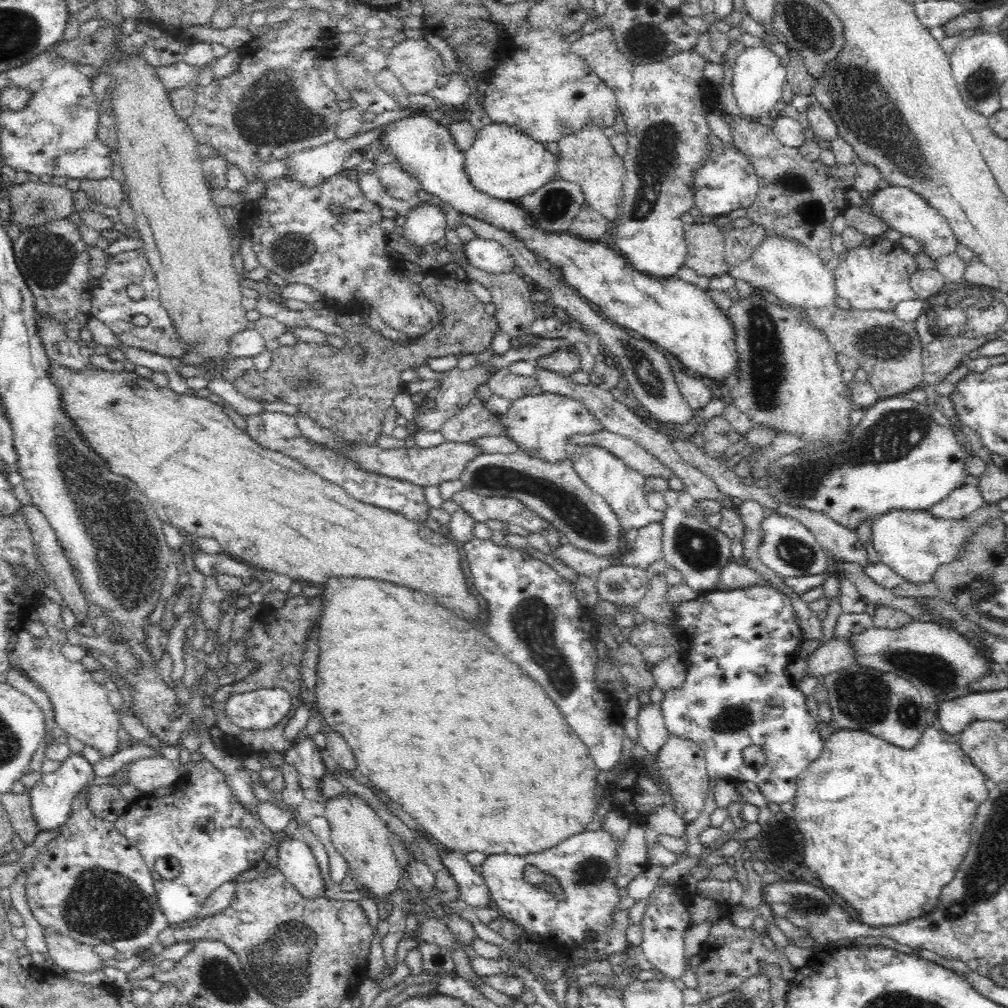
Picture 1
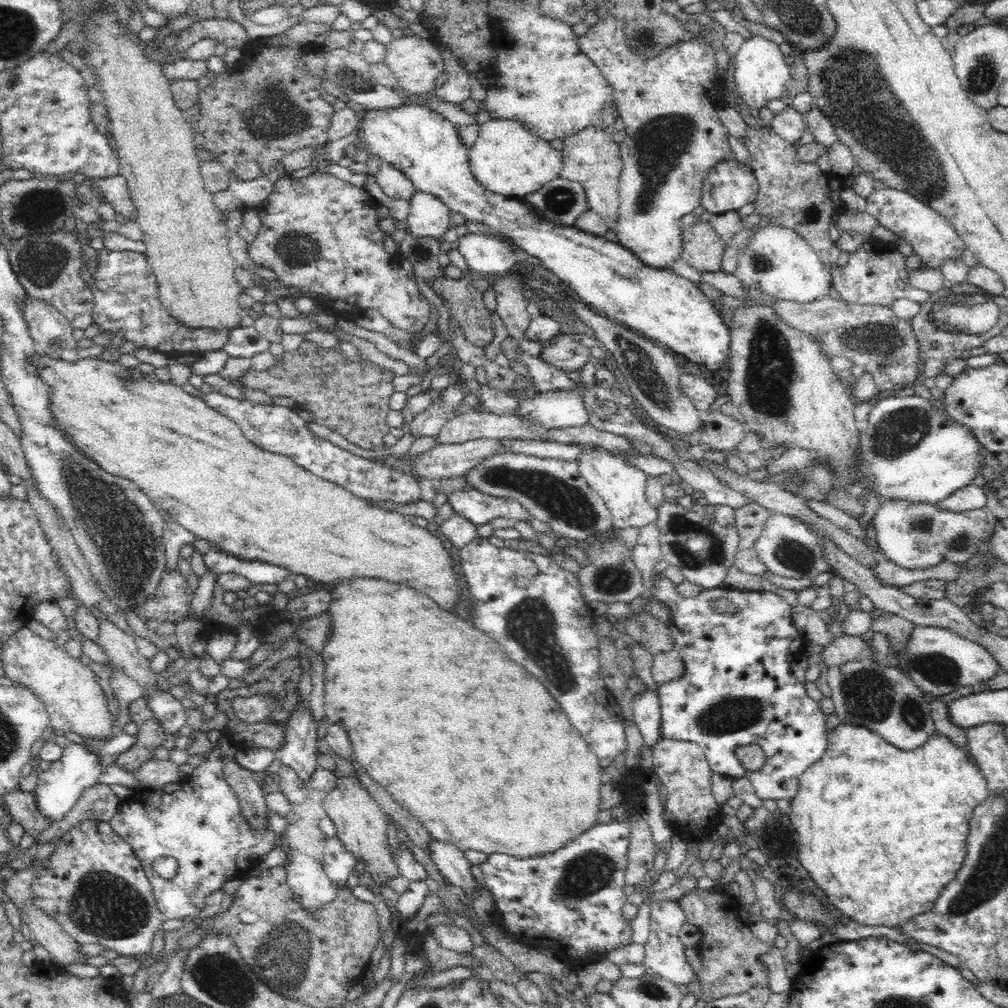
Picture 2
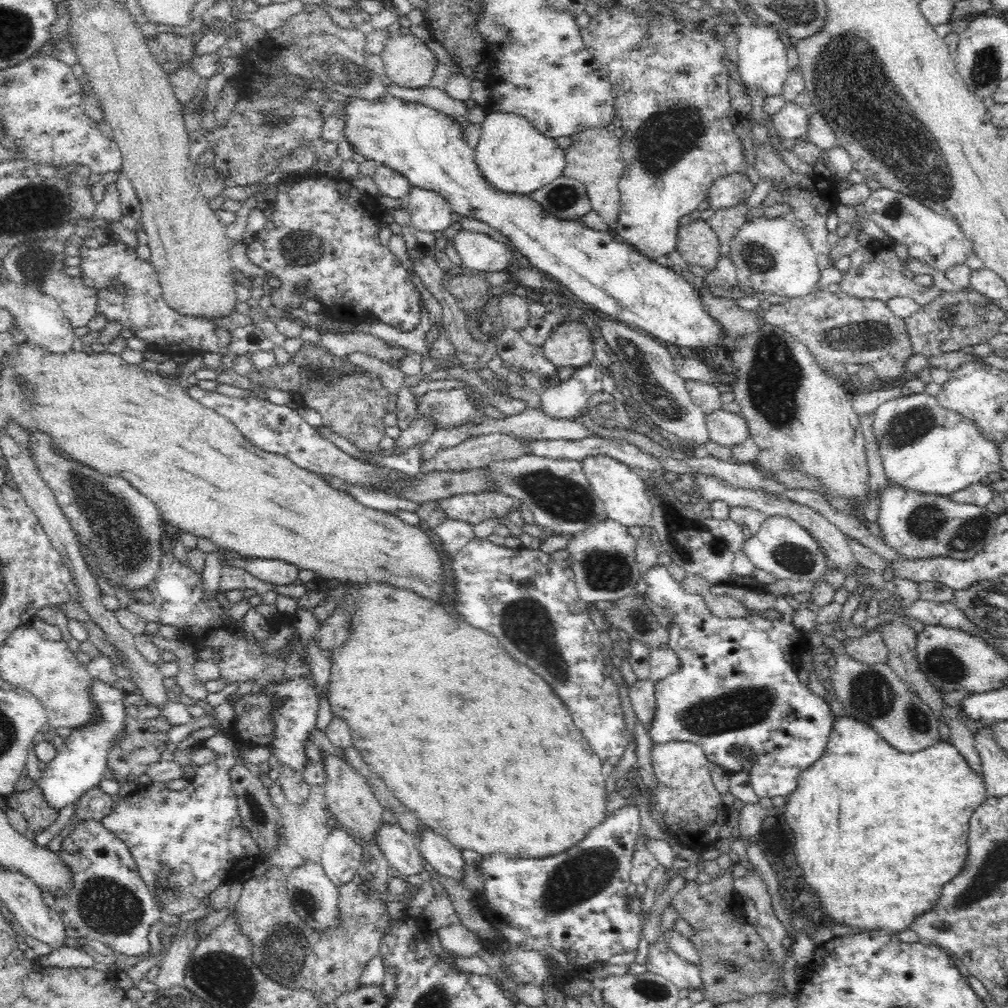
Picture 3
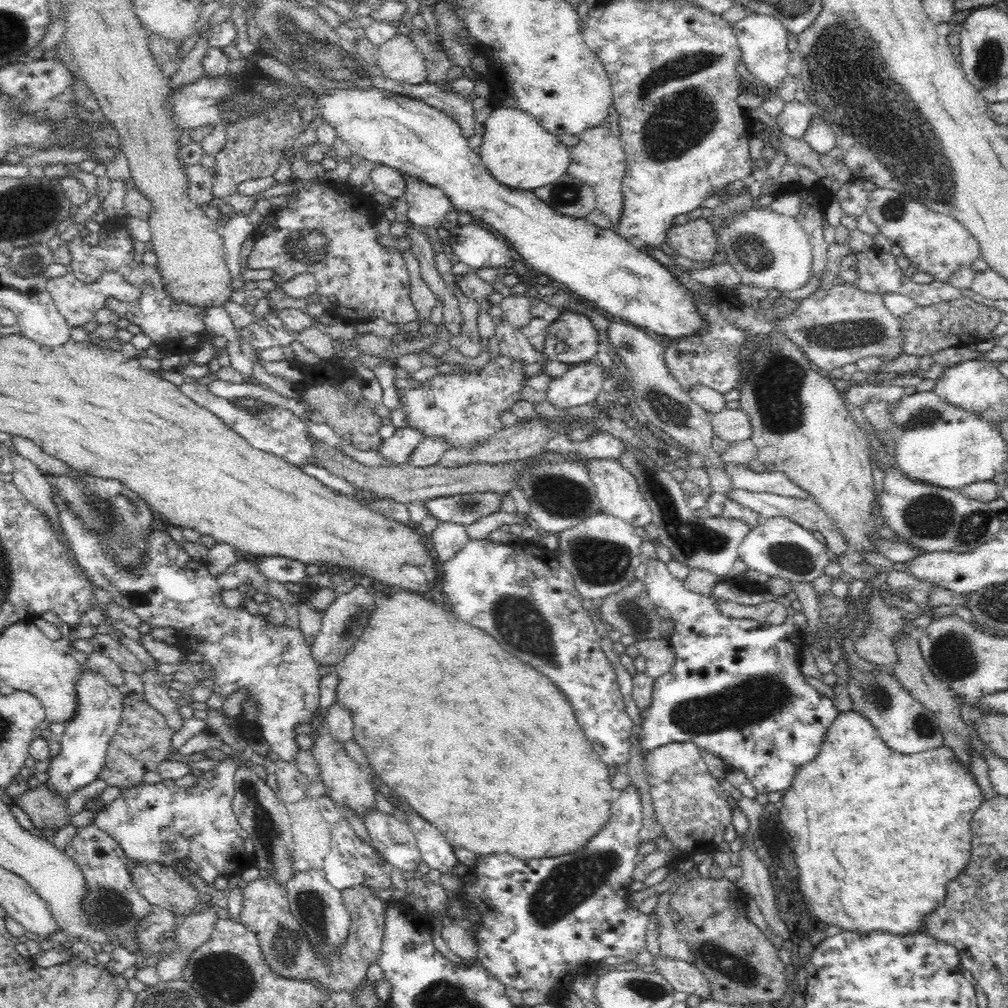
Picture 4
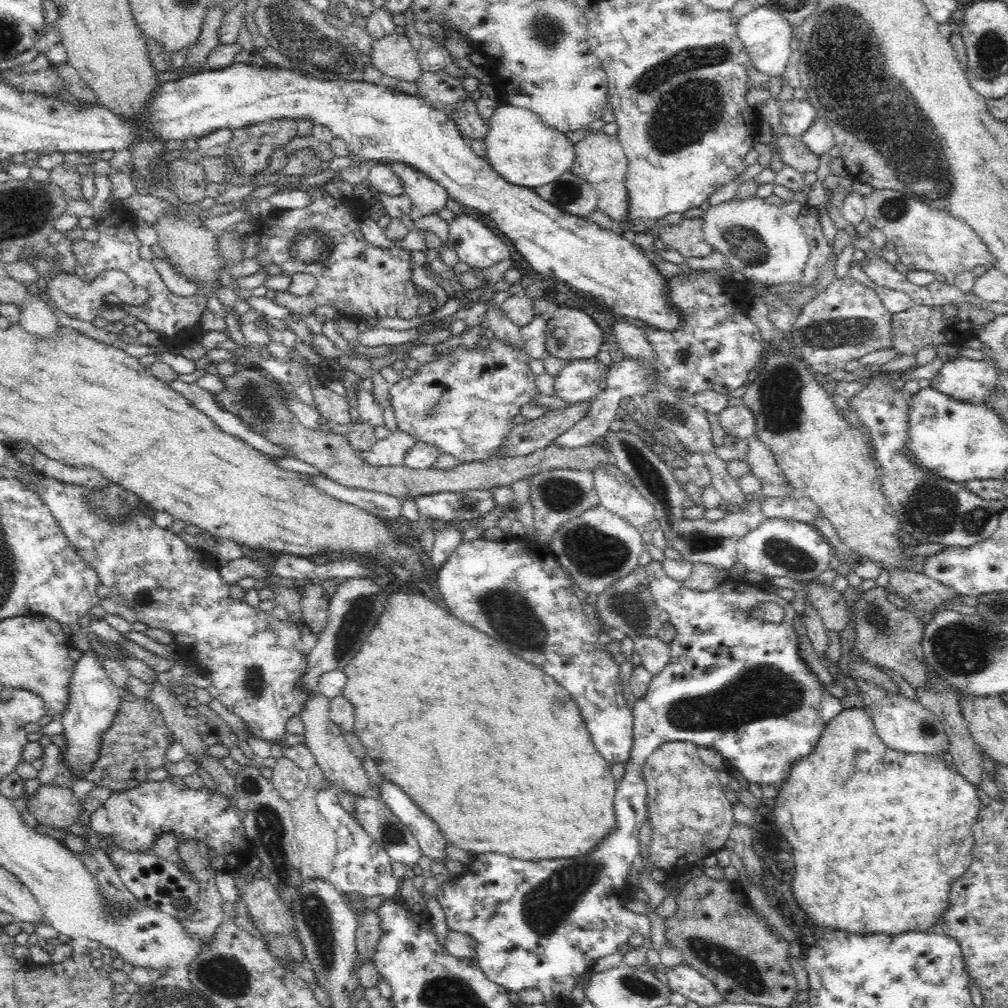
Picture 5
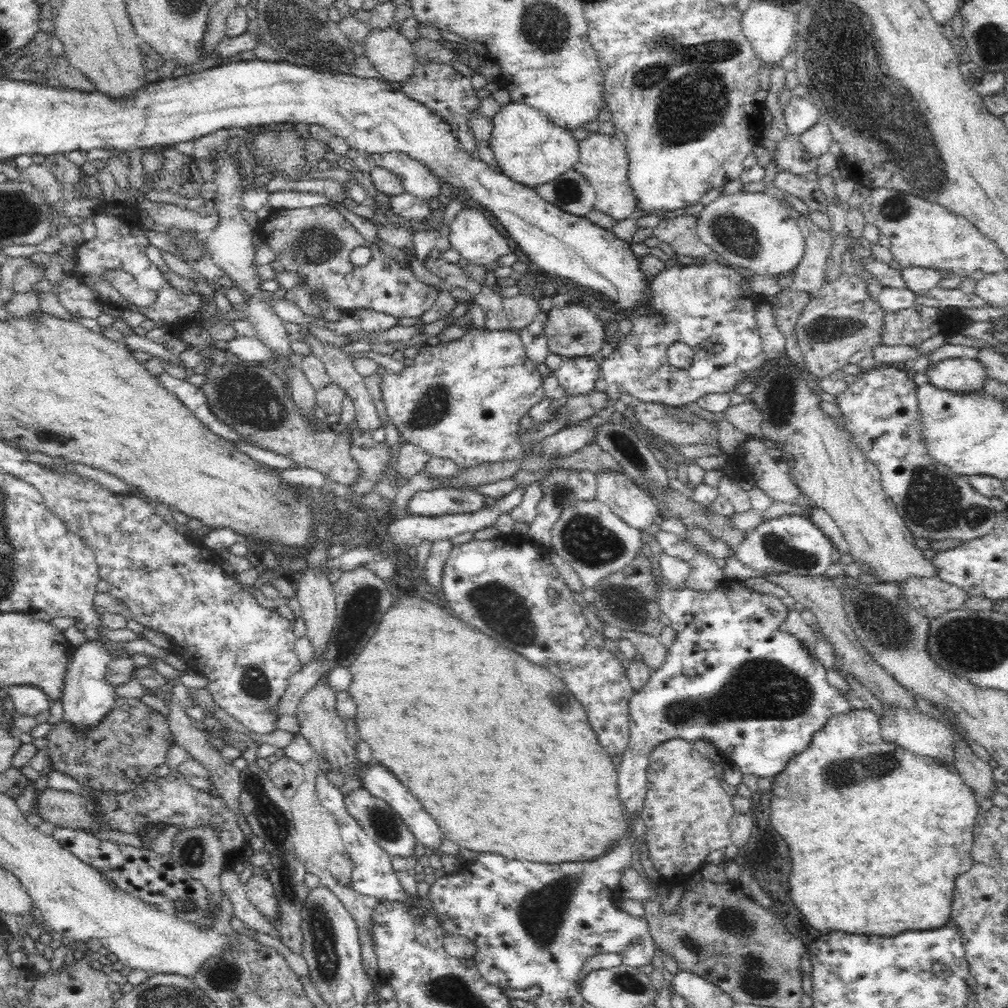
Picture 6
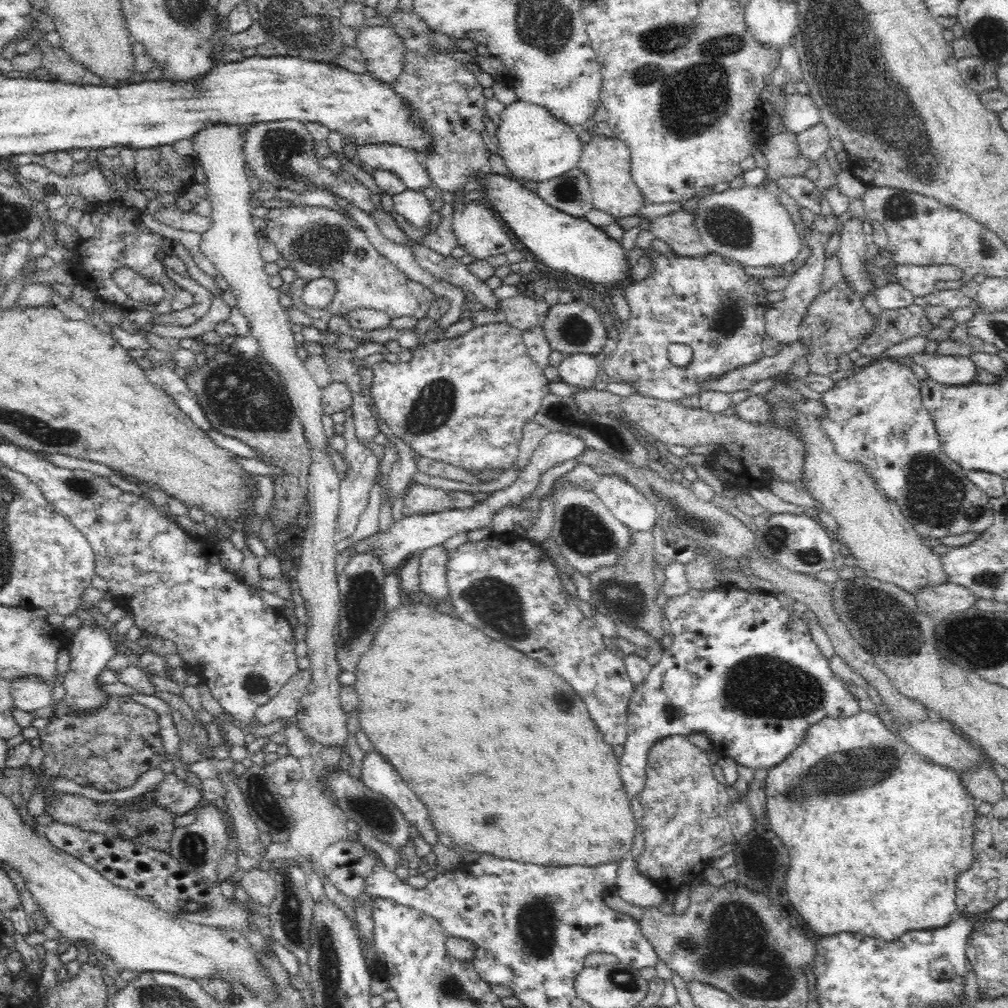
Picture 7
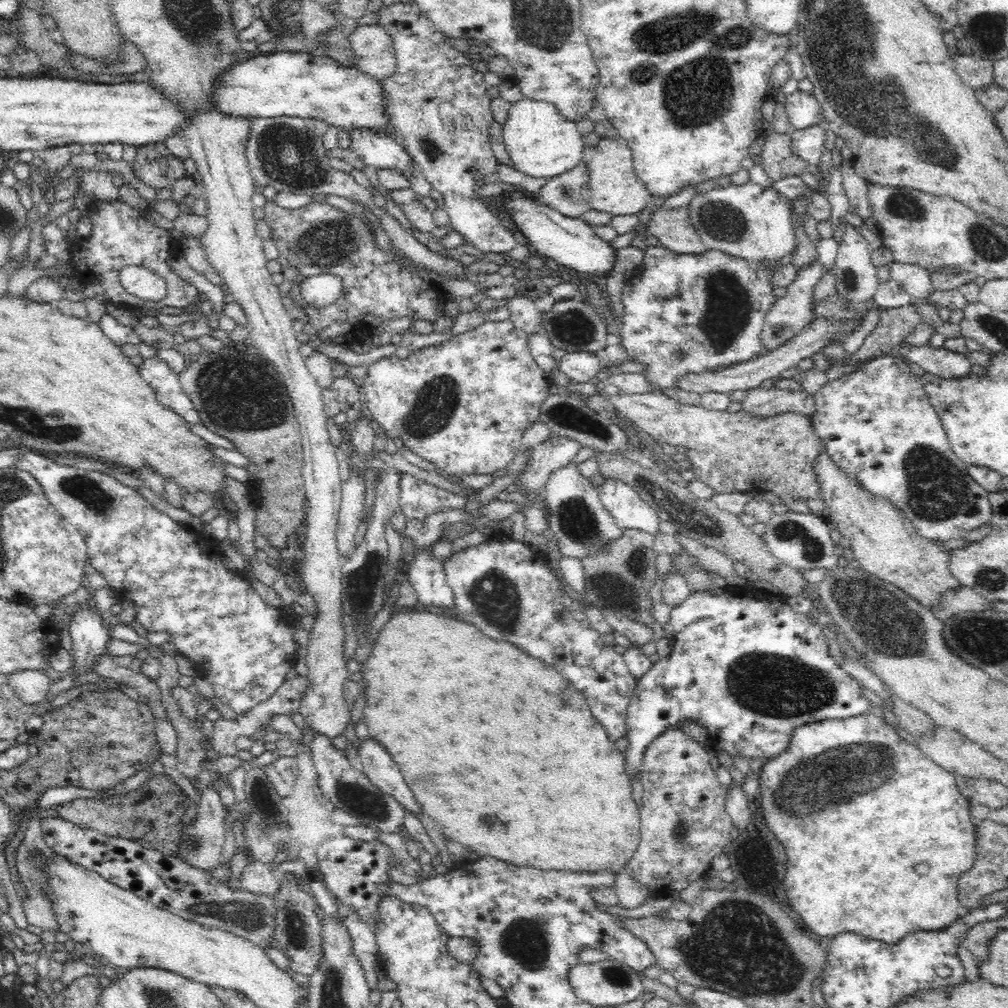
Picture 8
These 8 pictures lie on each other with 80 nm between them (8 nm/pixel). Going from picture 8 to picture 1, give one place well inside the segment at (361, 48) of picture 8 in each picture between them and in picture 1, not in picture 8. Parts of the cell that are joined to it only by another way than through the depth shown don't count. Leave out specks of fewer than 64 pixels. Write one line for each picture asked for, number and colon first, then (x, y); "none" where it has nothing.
1: (417, 66)
2: (416, 62)
3: (409, 63)
4: (398, 58)
5: (392, 55)
6: (390, 52)
7: (382, 49)

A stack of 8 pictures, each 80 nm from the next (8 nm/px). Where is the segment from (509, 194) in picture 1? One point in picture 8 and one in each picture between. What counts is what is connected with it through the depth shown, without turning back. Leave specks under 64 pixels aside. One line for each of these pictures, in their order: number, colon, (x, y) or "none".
2: (507, 159)
3: (515, 158)
4: (516, 149)
5: (526, 152)
6: (530, 149)
7: (535, 146)
8: (542, 143)

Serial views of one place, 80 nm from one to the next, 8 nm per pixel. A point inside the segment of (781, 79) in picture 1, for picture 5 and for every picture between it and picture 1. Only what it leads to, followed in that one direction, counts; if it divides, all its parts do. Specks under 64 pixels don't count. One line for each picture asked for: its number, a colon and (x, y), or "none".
2: (762, 71)
3: (762, 64)
4: (763, 39)
5: (766, 34)

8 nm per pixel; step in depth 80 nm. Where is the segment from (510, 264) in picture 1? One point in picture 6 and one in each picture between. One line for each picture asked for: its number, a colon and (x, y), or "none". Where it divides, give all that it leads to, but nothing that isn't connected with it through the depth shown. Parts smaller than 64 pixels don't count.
2: (483, 253)
3: (480, 252)
4: (471, 244)
5: (476, 245)
6: (471, 233)

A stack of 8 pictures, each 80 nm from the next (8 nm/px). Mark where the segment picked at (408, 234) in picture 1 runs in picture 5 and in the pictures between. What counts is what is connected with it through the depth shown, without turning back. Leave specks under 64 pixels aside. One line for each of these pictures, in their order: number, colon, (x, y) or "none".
2: (428, 216)
3: (429, 211)
4: (427, 205)
5: (427, 196)

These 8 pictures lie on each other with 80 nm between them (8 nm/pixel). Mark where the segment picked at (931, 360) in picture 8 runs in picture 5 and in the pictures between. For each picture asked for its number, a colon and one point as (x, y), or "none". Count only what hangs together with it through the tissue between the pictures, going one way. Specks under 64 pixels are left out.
5: (967, 380)
6: (964, 375)
7: (954, 370)

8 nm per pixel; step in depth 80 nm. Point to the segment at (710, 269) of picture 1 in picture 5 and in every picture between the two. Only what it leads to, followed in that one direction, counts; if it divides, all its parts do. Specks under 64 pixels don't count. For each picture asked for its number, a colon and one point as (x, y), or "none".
2: (702, 248)
3: (697, 242)
4: (695, 240)
5: (686, 237)

